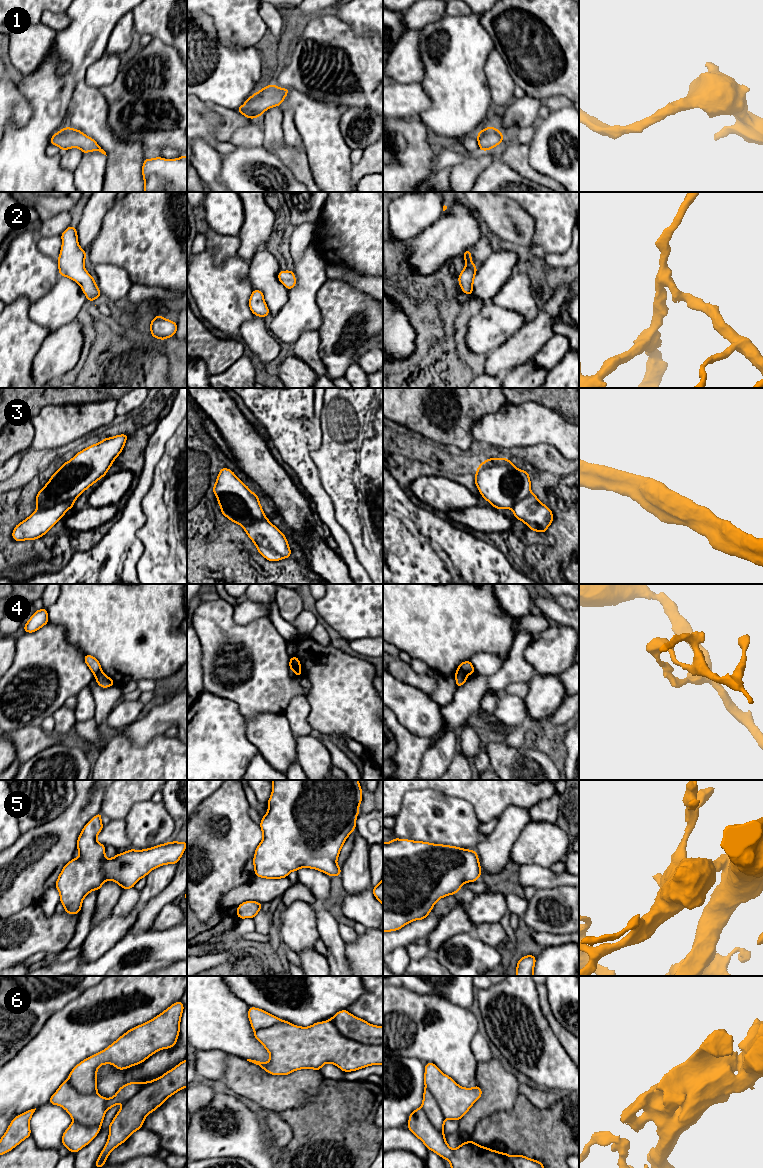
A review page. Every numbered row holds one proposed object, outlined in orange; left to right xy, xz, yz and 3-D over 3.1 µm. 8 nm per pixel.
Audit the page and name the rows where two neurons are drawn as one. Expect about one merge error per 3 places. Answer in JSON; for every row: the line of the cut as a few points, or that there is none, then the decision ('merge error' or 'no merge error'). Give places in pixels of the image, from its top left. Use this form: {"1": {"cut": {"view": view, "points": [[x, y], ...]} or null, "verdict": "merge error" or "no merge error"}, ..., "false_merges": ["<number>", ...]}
{"1": {"cut": null, "verdict": "no merge error"}, "2": {"cut": null, "verdict": "no merge error"}, "3": {"cut": {"view": "xy", "points": [[73, 500], [60, 502], [37, 510]]}, "verdict": "merge error"}, "4": {"cut": {"view": "yz", "points": [[457, 671], [467, 674]]}, "verdict": "merge error"}, "5": {"cut": null, "verdict": "no merge error"}, "6": {"cut": null, "verdict": "no merge error"}, "false_merges": ["3", "4"]}

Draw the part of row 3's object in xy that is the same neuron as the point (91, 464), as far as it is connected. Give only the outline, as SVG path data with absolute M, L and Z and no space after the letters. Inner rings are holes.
M129 434L105 438L77 453L58 469L38 492L37 510L75 501L87 488L104 477L123 451Z

